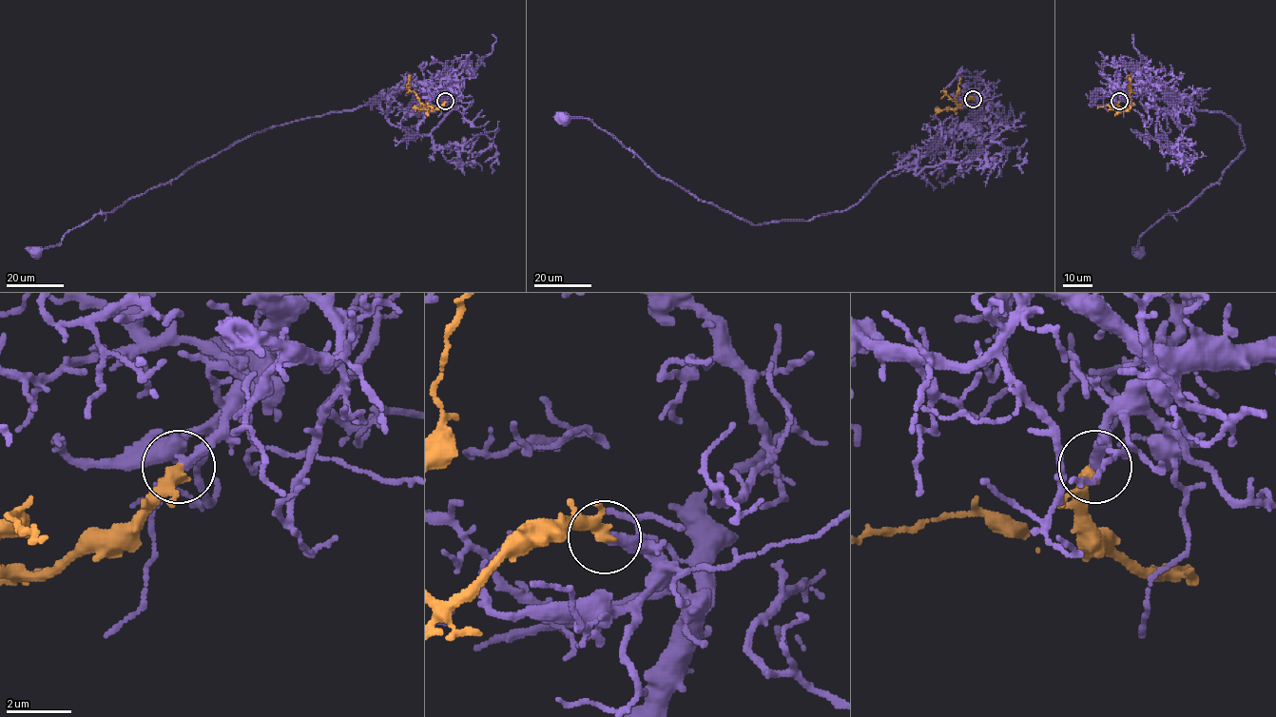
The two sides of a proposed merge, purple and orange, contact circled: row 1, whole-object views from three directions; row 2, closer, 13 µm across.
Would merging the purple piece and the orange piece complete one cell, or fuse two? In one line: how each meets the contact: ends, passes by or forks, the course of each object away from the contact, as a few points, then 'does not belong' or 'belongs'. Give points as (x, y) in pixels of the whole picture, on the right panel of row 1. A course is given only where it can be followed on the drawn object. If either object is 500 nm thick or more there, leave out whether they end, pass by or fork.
purple ends there; orange passes by; purple runs (1119, 101), (1155, 84), (1170, 87), (1198, 110), (1230, 117), (1245, 146), (1215, 184), (1147, 230), (1140, 252); orange runs (1119, 102), (1118, 106), (1124, 110), (1130, 107), (1130, 77), (1127, 76); belongs

